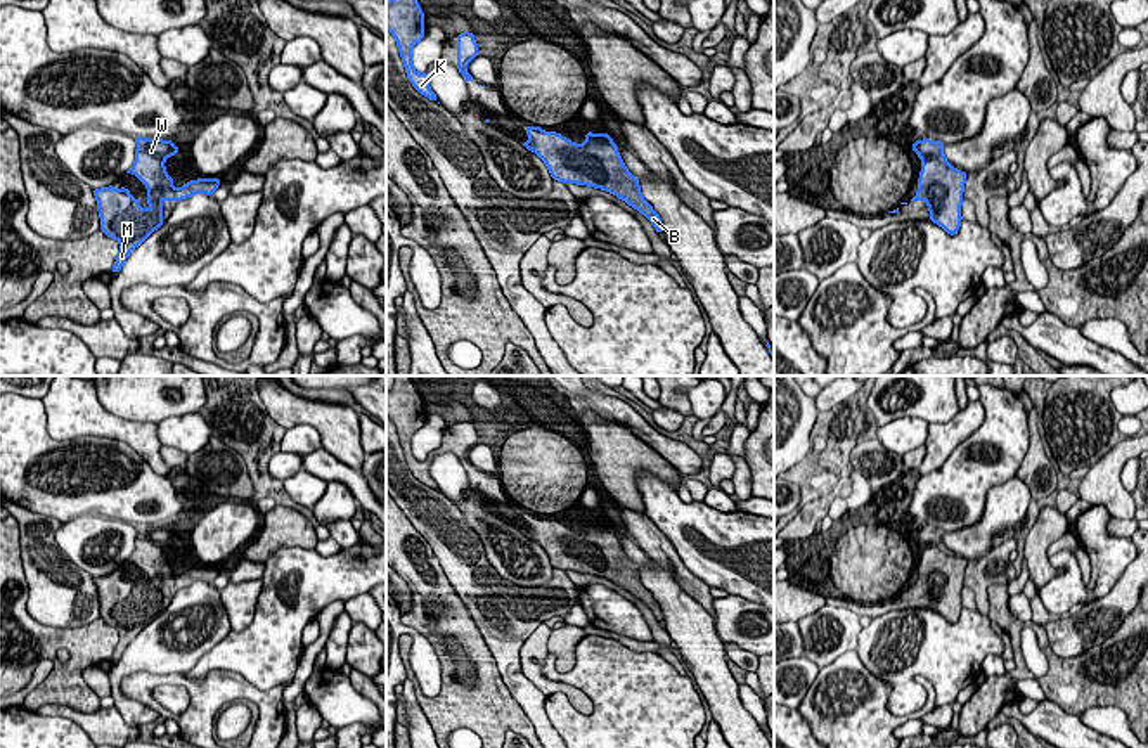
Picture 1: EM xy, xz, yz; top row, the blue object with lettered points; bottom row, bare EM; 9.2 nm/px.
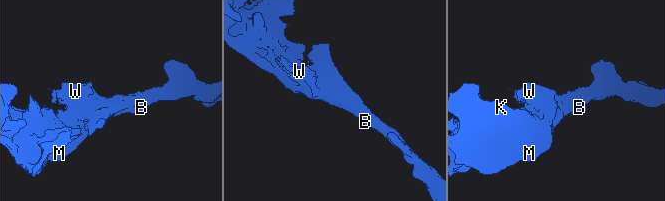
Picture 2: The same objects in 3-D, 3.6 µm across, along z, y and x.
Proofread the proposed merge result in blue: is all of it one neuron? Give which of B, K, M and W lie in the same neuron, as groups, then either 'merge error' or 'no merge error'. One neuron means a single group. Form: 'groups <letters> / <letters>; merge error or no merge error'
groups B K M W; no merge error

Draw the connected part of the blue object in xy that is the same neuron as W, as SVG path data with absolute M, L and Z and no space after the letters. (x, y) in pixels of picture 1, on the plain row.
M133 523L137 530L135 551L126 561L133 561L147 575L151 597L142 597L140 589L133 587L130 577L114 573L94 577L100 618L119 630L118 646L111 660L118 661L128 642L140 634L156 616L163 613L163 587L182 589L196 580L213 584L220 566L197 566L175 577L173 566L166 561L164 549L178 542L173 528L144 526Z

